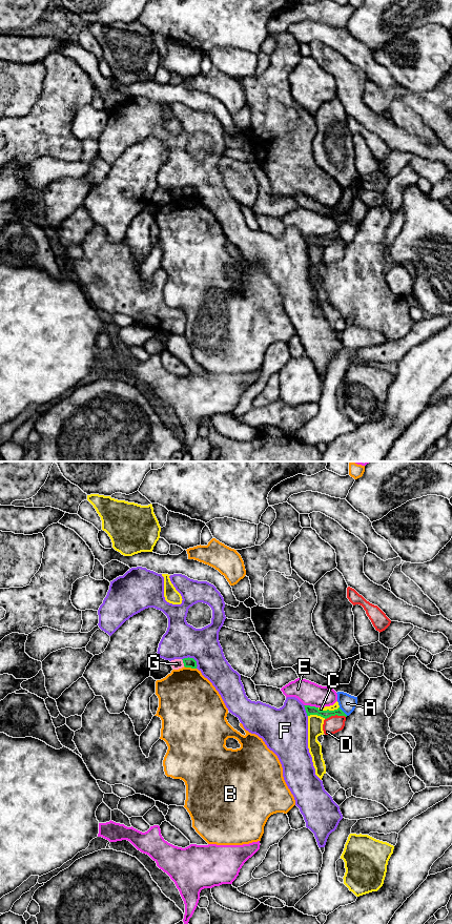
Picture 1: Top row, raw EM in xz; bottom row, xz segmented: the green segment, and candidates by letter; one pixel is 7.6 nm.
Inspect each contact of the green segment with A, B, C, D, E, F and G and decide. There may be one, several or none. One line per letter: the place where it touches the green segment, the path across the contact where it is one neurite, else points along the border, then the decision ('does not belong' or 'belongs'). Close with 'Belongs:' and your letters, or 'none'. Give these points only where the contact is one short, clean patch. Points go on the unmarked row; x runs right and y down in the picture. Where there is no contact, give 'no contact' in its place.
A: contact xz (342, 240); border xz (338, 237), (347, 244); does not belong
B: contact xz (190, 196); does not belong
C: contact xz (328, 239); border xz (338, 235), (333, 239), (317, 238); does not belong
D: contact xz (334, 244); does not belong
E: contact xz (311, 235); does not belong
F: contact xz (192, 187); does not belong
G: contact xz (183, 191); border xz (181, 188), (184, 194); does not belong
Belongs: none

